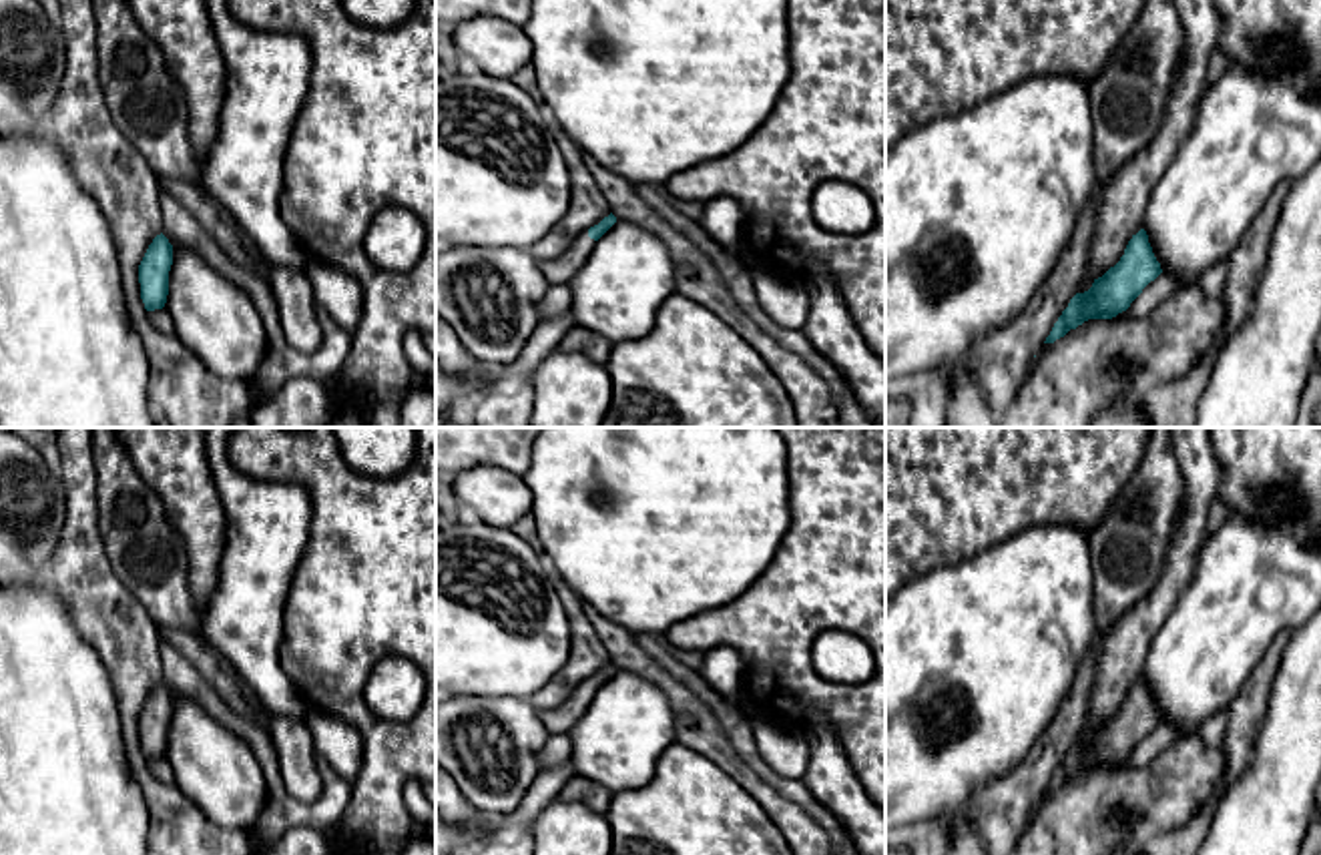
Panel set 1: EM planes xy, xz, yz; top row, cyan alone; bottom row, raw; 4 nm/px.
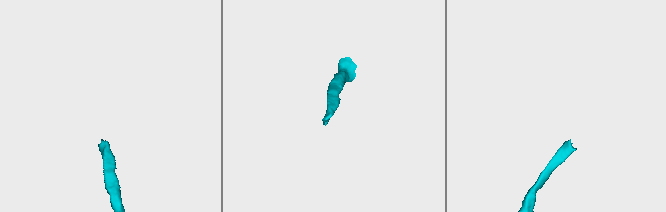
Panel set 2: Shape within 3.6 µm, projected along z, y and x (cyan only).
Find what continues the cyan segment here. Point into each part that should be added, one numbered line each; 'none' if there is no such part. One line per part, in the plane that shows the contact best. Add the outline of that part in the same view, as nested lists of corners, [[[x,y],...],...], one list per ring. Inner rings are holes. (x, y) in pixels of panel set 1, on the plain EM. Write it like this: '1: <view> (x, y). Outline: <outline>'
1: xz (559, 721). Outline: [[[582,680],[558,708],[538,710],[548,735],[566,735],[582,719],[594,694],[588,680]]]

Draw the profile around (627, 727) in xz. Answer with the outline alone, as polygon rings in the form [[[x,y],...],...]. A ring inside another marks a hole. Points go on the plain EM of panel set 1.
[[[616,670],[594,694],[582,719],[568,731],[576,775],[612,795],[648,785],[656,761],[675,743],[675,715],[660,688],[634,672]]]

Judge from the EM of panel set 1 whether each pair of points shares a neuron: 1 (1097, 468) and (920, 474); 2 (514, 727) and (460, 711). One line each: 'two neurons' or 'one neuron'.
1: one neuron
2: one neuron

